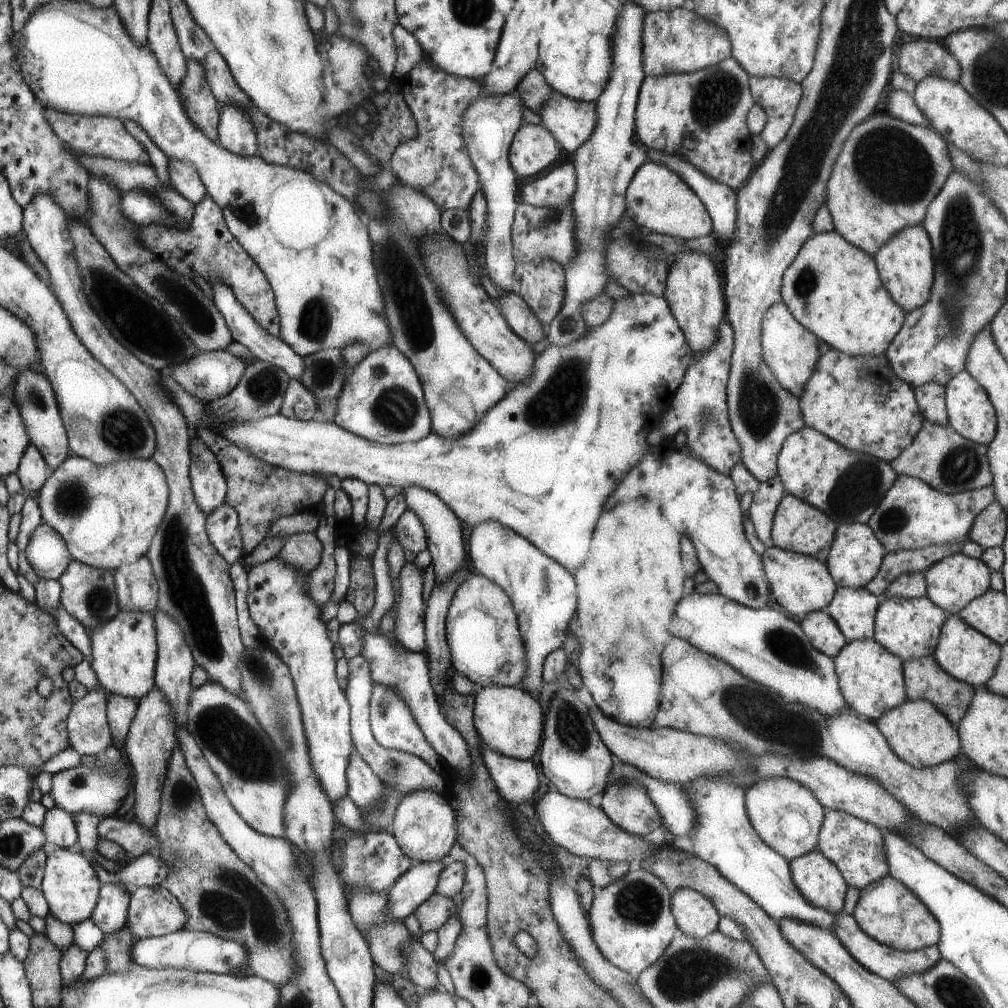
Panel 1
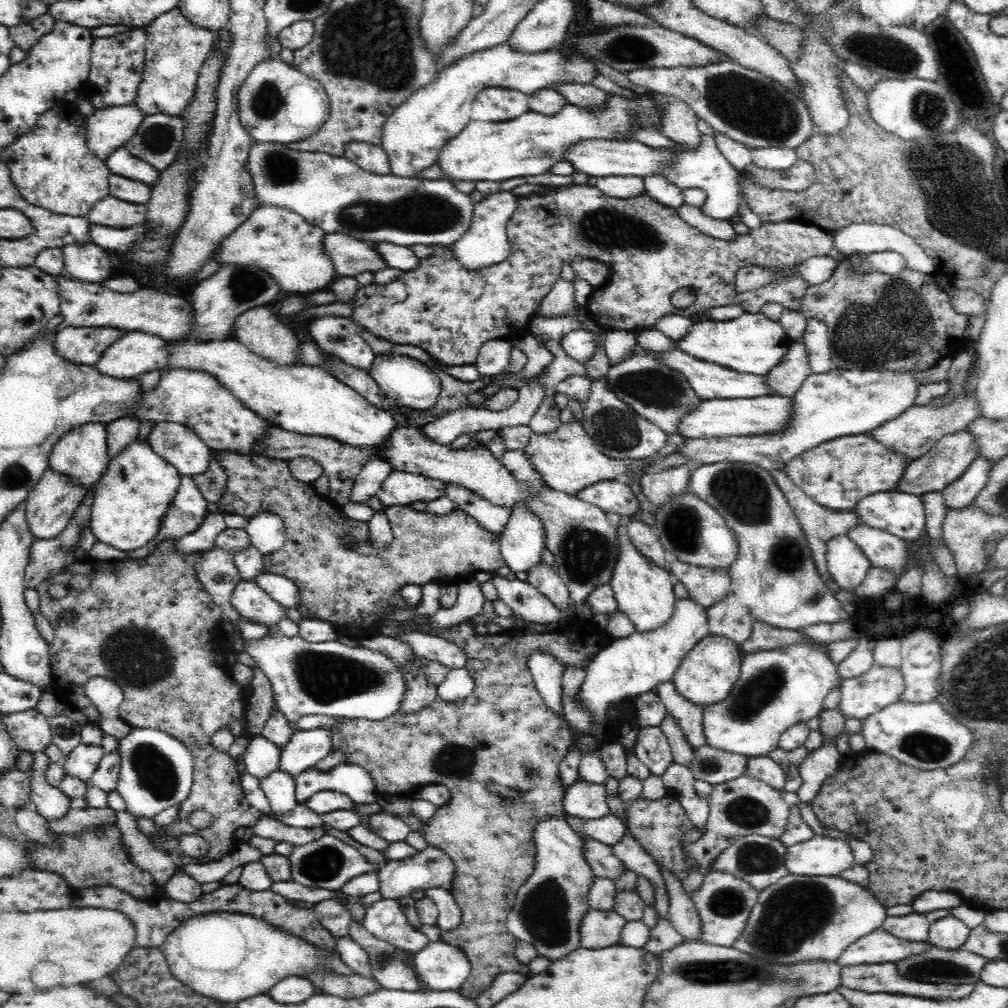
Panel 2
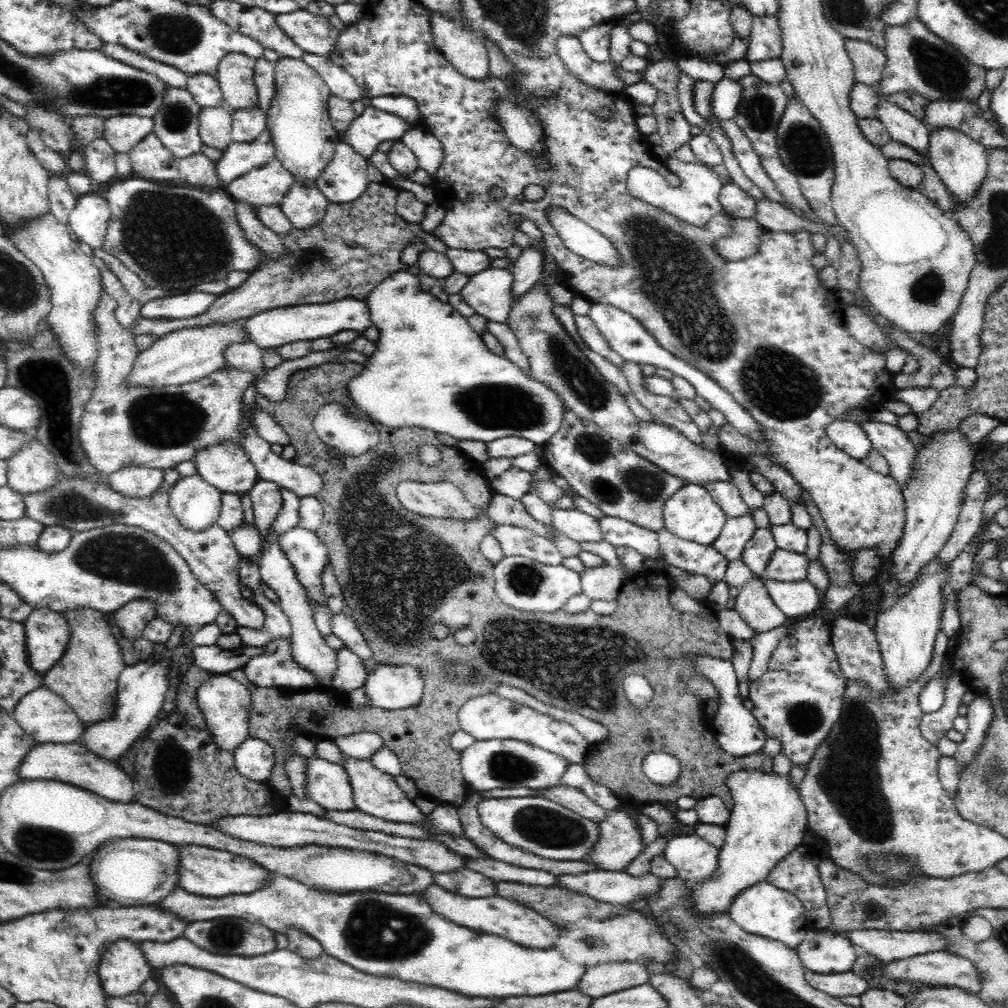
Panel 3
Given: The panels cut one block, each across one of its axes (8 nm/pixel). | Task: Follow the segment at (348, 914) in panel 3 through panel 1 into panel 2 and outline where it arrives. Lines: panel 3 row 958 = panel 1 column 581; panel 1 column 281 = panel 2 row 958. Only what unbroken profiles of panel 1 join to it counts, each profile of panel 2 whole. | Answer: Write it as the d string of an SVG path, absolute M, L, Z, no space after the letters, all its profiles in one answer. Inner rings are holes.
M430 942L416 956L416 972L430 990L450 992L460 990L472 974L472 964L466 954L450 944Z

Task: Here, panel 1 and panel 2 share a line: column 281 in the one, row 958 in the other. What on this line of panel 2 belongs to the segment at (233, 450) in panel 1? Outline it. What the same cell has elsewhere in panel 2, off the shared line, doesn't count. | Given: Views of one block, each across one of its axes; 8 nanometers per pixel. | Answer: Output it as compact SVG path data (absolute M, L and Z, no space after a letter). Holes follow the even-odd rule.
M460 624L460 626L452 626L452 628L444 628L444 630L428 630L428 628L424 626L422 632L432 634L432 636L440 636L440 638L444 638L444 640L448 640L448 642L454 642L456 646L460 646L460 648L466 652L468 662L466 662L466 670L464 670L464 672L468 672L468 674L472 676L472 680L476 682L474 692L472 692L468 698L464 698L462 702L442 702L440 698L436 698L436 702L432 702L432 706L428 706L428 708L424 708L424 710L420 710L418 714L412 714L412 716L404 716L404 714L396 712L394 716L388 716L388 718L384 718L384 720L380 720L380 722L370 722L370 720L346 720L346 722L342 722L342 724L334 722L334 724L332 724L332 750L342 750L342 752L348 756L346 764L358 764L358 766L366 768L366 770L372 774L374 782L376 782L378 794L382 794L382 796L384 796L384 794L410 796L412 792L416 792L416 790L420 790L422 786L428 786L428 784L444 784L446 788L450 788L450 800L448 800L448 804L446 804L444 808L438 808L434 820L426 822L426 826L424 826L424 830L422 830L422 838L428 842L428 846L440 850L440 852L454 864L454 876L452 876L452 880L450 880L450 888L452 888L452 896L456 898L456 904L460 906L464 918L462 918L462 922L460 922L460 926L458 926L456 930L452 930L452 932L442 932L442 942L460 948L460 950L466 954L466 958L470 960L470 964L472 964L472 974L470 974L470 978L462 984L460 994L476 1000L482 992L488 992L488 988L492 986L492 982L494 982L500 974L514 972L514 974L530 976L528 966L520 964L518 958L516 958L516 946L518 946L520 940L518 940L514 934L510 934L510 930L508 930L508 926L506 926L506 918L508 918L508 914L510 914L510 910L512 910L512 906L514 906L514 902L516 902L516 892L518 892L518 888L524 886L524 882L528 880L528 876L534 872L534 866L536 866L536 854L538 854L538 852L536 852L536 844L534 844L534 830L538 828L538 824L540 824L542 820L552 820L552 818L556 818L556 820L568 822L568 812L566 812L566 804L564 804L564 798L566 798L566 790L568 790L568 788L564 788L564 784L560 782L560 764L562 764L564 756L568 754L568 750L572 748L572 734L570 734L570 728L566 726L566 722L562 722L556 714L552 714L552 710L548 710L548 706L544 706L544 700L542 700L540 692L536 690L532 672L528 670L528 656L532 656L534 650L536 650L536 652L538 652L538 650L544 650L544 652L556 656L556 660L558 660L562 666L580 666L580 668L586 668L586 662L592 662L592 658L596 656L596 652L606 650L606 648L612 644L612 638L610 638L608 632L602 632L602 636L600 636L600 634L594 636L594 640L592 640L588 646L584 646L580 640L578 640L578 642L568 642L568 638L564 638L564 636L552 636L552 632L536 632L536 634L532 634L532 632L518 632L518 630L514 630L514 632L506 632L506 634L494 634L494 636L492 636L492 634L488 634L488 636L476 636L472 624Z

